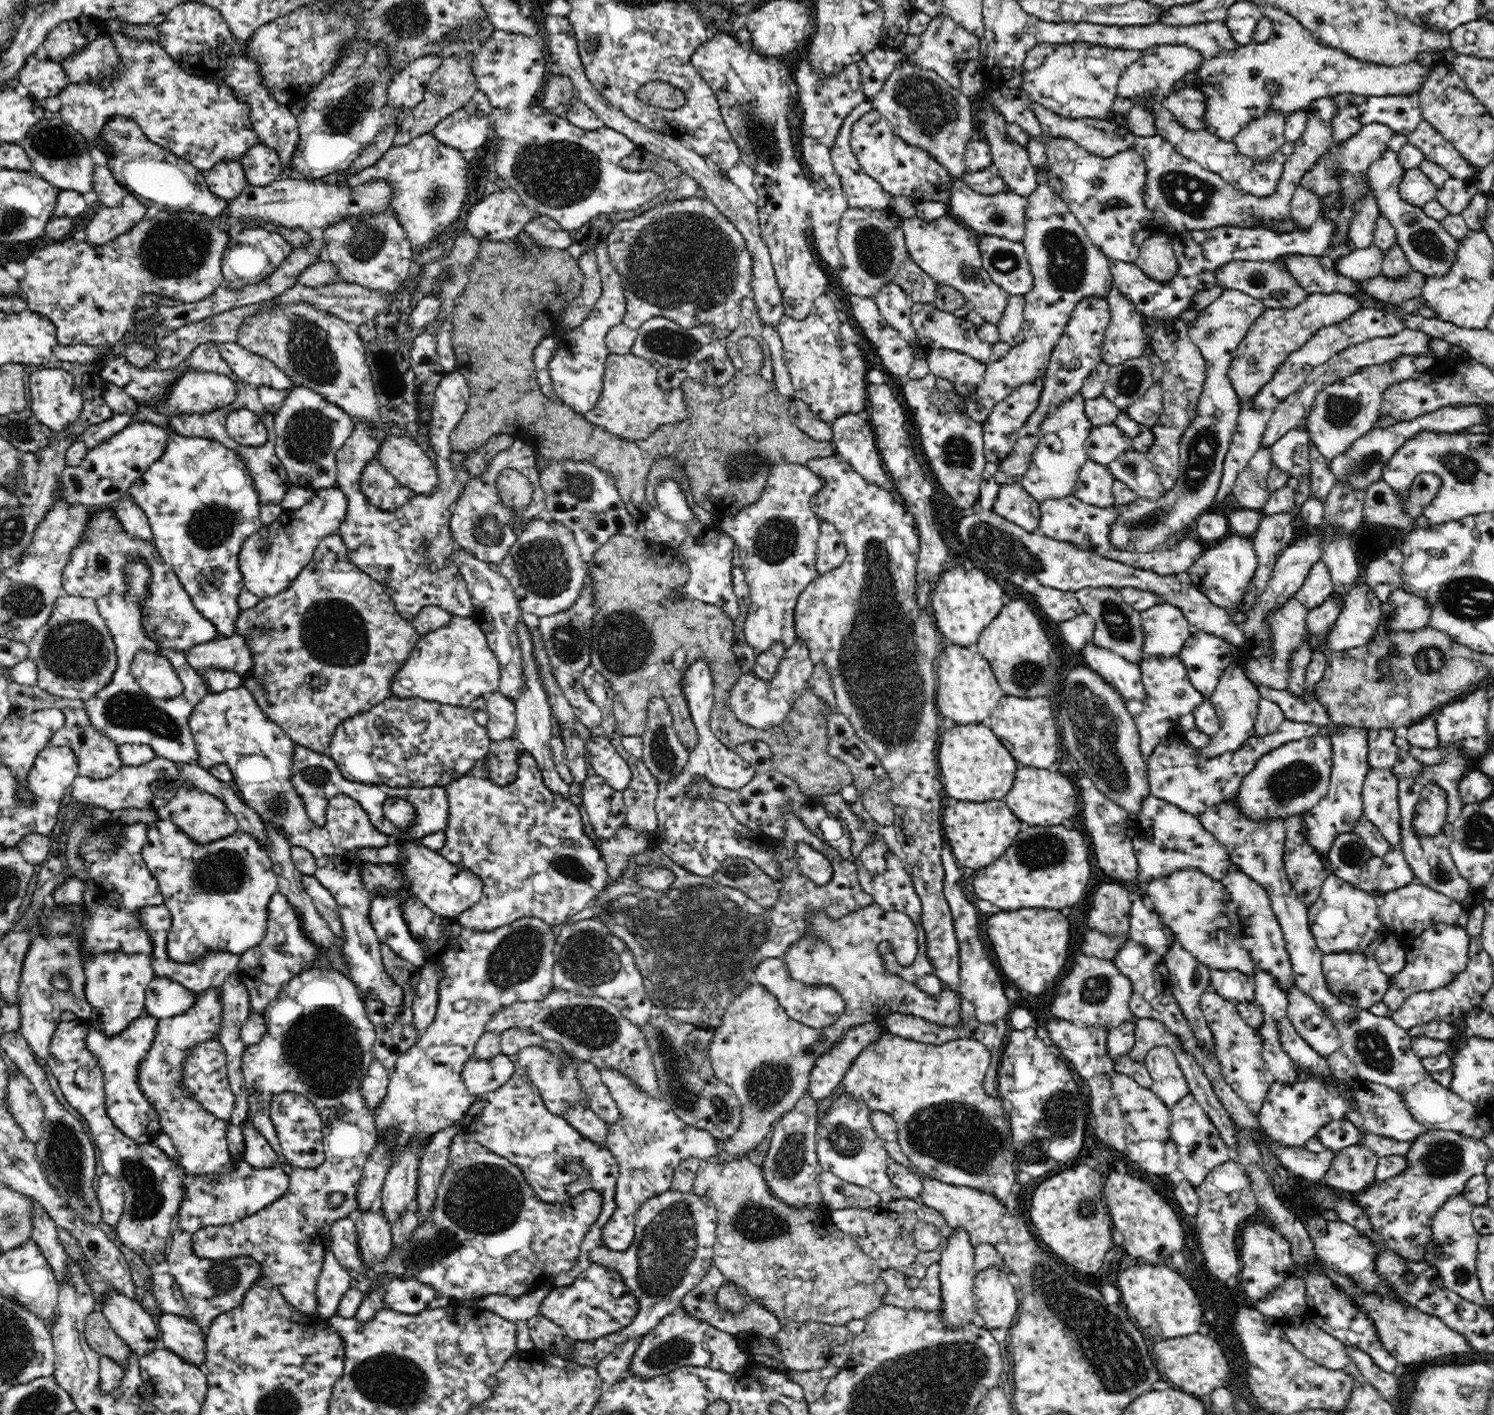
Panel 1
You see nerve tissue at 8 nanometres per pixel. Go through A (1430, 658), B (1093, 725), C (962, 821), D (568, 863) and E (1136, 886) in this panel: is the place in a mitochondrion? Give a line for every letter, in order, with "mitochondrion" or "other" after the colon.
A: mitochondrion
B: mitochondrion
C: other
D: mitochondrion
E: other

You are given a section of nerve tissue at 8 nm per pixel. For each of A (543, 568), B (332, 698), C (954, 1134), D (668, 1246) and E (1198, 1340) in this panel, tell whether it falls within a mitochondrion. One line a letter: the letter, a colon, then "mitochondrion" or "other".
A: mitochondrion
B: other
C: mitochondrion
D: mitochondrion
E: other

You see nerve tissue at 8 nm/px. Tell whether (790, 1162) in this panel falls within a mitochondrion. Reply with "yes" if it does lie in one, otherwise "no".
yes

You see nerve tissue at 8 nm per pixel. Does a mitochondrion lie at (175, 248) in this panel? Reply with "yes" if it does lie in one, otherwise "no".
yes

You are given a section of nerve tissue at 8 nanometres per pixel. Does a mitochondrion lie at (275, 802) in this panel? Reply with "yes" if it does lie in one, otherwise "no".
yes

